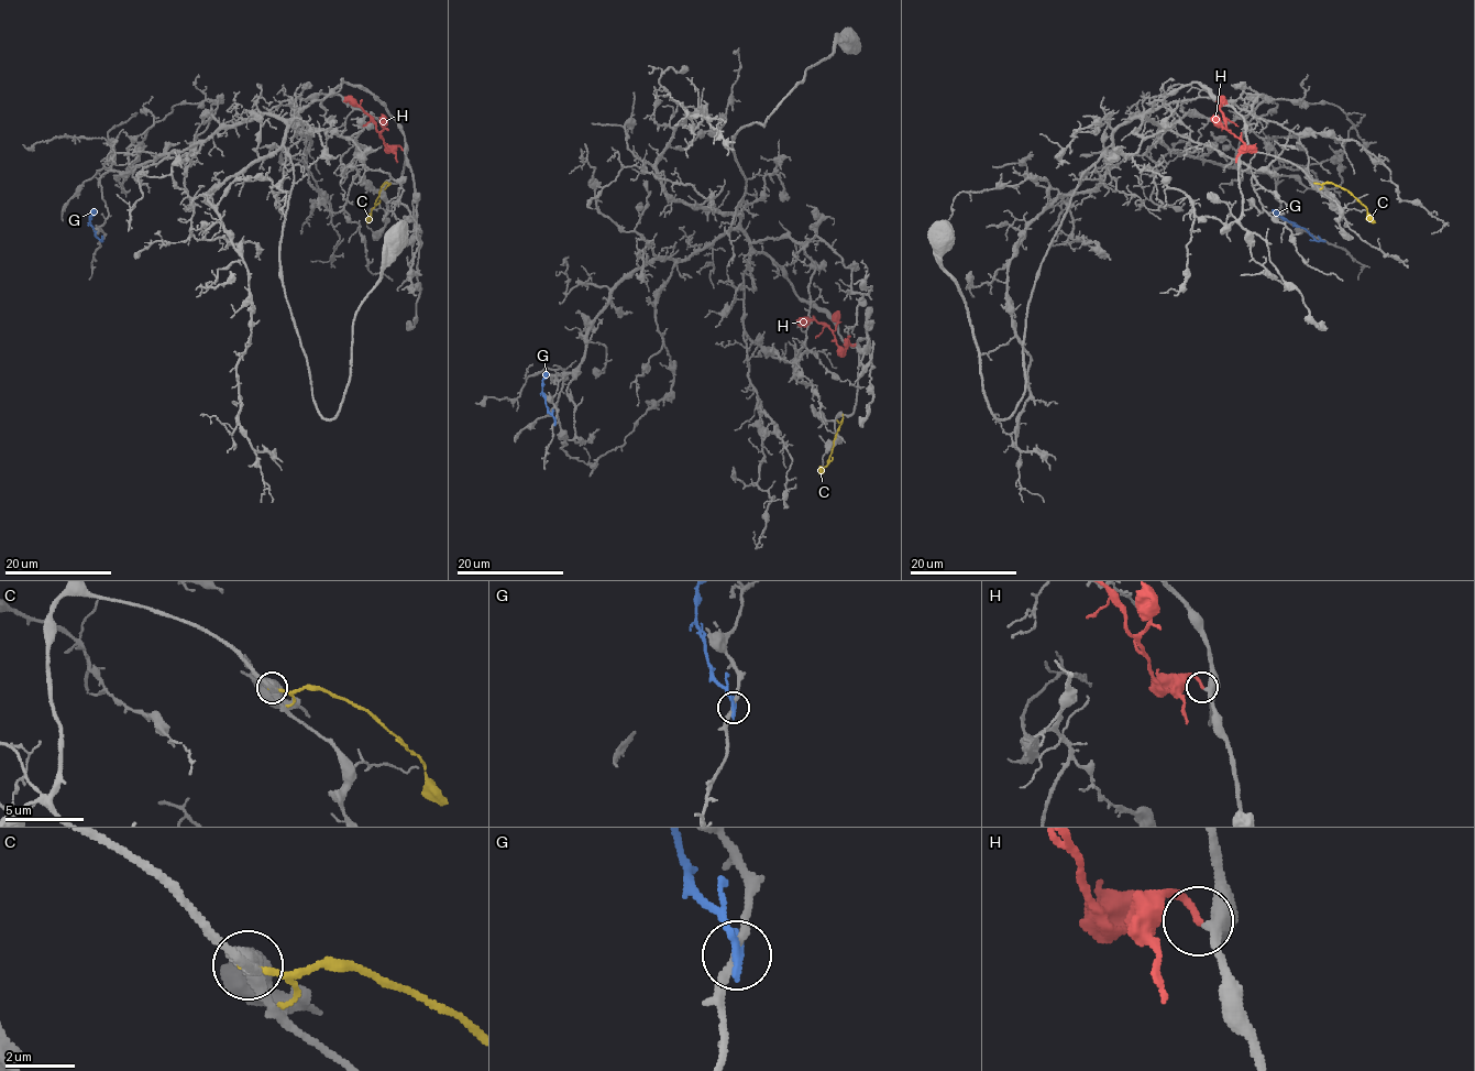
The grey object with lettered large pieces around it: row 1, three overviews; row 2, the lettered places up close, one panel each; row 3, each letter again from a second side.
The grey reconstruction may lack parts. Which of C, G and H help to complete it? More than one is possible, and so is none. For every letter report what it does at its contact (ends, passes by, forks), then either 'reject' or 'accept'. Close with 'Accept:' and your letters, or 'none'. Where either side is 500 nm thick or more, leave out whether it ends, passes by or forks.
C: it ends; reject
G: it ends; reject
H: it ends; accept
Accept: H

